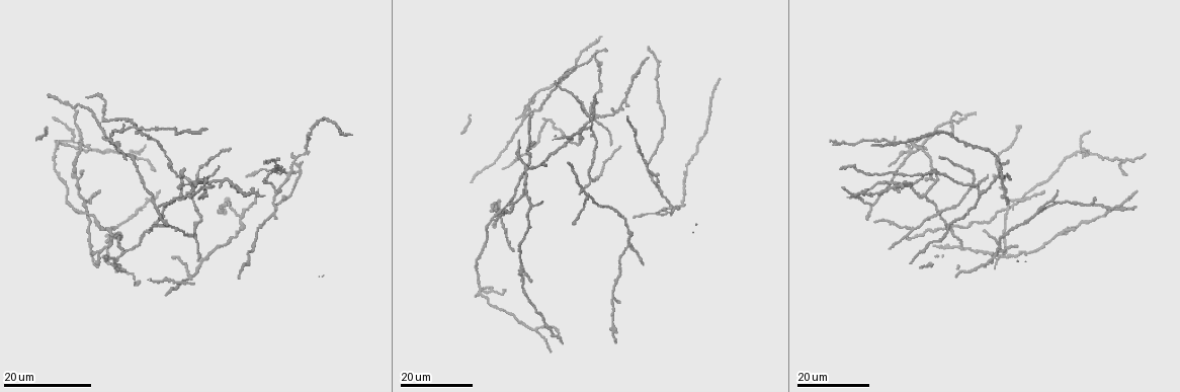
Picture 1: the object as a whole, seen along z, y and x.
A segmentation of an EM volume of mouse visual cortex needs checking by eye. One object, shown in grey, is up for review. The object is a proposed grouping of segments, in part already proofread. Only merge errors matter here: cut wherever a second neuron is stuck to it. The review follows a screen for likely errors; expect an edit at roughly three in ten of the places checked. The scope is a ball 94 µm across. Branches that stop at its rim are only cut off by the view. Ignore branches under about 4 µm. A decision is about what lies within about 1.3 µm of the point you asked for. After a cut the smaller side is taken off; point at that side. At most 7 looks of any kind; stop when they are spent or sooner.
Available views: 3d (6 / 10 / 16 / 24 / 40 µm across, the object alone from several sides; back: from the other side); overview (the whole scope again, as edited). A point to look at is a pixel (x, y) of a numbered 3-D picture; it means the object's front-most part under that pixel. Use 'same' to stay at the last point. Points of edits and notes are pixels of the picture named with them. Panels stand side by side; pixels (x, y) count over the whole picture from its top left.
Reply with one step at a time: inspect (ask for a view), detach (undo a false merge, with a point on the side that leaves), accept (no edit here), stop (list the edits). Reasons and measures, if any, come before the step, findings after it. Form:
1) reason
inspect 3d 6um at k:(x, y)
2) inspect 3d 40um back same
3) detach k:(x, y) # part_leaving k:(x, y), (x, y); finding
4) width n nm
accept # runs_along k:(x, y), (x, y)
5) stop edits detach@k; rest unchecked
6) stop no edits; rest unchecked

three arms meet
inspect 3d 16um at 1:(294, 160)

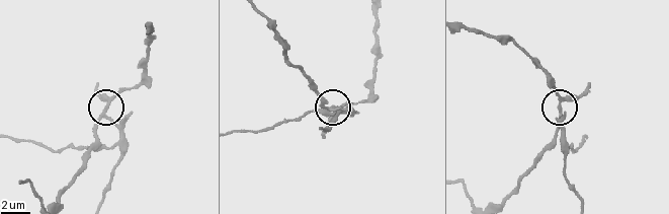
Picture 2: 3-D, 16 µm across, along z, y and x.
inspect 3d 10um at 2:(560, 115)

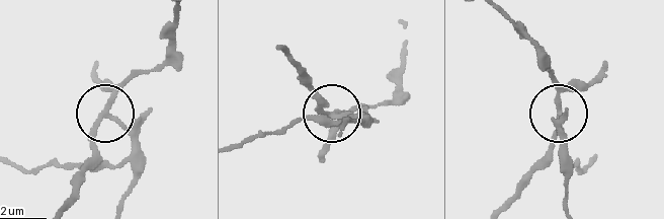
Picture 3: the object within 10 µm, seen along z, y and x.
side_arm 32 um; arms 3
detach 3:(143, 117) # two neurons meet here

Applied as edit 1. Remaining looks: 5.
inspect 3d 16um at 1:(592, 179)

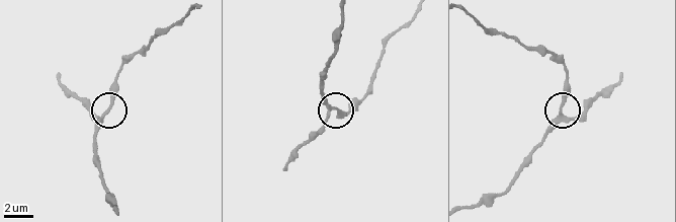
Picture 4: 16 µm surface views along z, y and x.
closer look
inspect 3d 10um at 4:(560, 115)

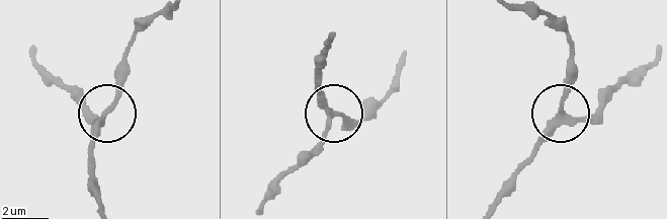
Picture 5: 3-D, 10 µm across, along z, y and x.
arms 3
accept # runs_along 5:(102, 206), (92, 131), (104, 113), (83, 110); one neuron here

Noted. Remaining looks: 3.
four or more arms meet
inspect 3d 16um at 1:(277, 194)

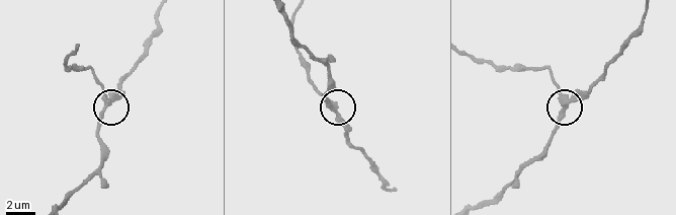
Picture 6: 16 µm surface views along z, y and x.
inspect 3d 6um at 6:(338, 114)

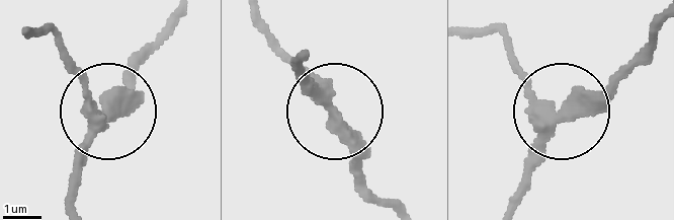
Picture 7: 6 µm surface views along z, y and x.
arms 4
accept # runs_along 7:(24, 26), (53, 35), (108, 117), (76, 178); one neuron here

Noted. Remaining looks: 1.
stop edits detach@3; rest unchecked

